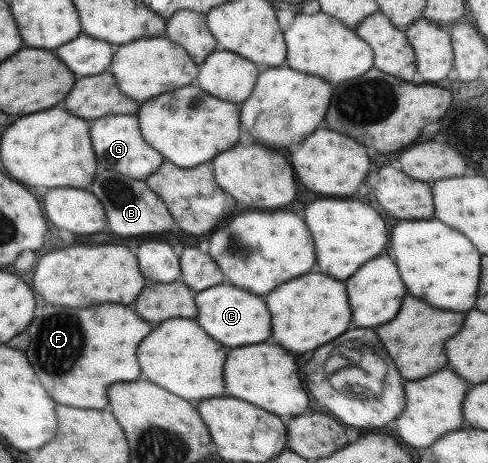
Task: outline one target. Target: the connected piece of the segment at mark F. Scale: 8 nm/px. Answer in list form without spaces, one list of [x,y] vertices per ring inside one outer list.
[[[100,303],[88,309],[70,307],[48,307],[40,317],[34,317],[28,325],[30,343],[26,347],[28,363],[32,365],[38,381],[46,393],[58,405],[78,407],[78,409],[102,409],[106,403],[106,389],[116,381],[136,381],[140,375],[134,351],[138,343],[150,333],[152,325],[140,319],[130,307],[120,303]]]

